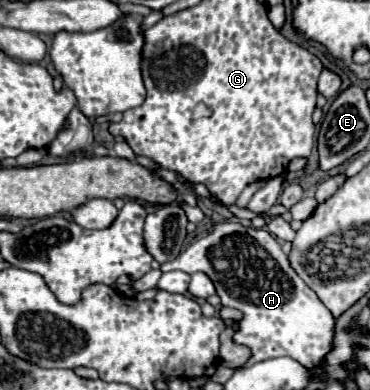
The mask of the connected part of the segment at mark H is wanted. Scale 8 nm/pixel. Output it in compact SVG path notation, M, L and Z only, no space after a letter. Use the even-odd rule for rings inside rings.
M235 221L219 223L203 239L197 239L183 253L179 253L177 259L161 265L163 273L173 271L173 269L179 269L185 273L197 273L197 271L205 273L213 281L217 295L221 297L221 305L235 307L243 313L237 325L237 331L233 335L233 341L251 349L251 357L245 363L245 367L265 361L265 359L275 359L275 357L291 357L309 371L323 367L325 355L329 353L329 349L333 349L333 321L335 319L331 311L313 293L313 289L309 289L309 285L305 285L301 277L297 277L297 271L289 265L287 255L283 253L281 245L269 231L245 227Z

